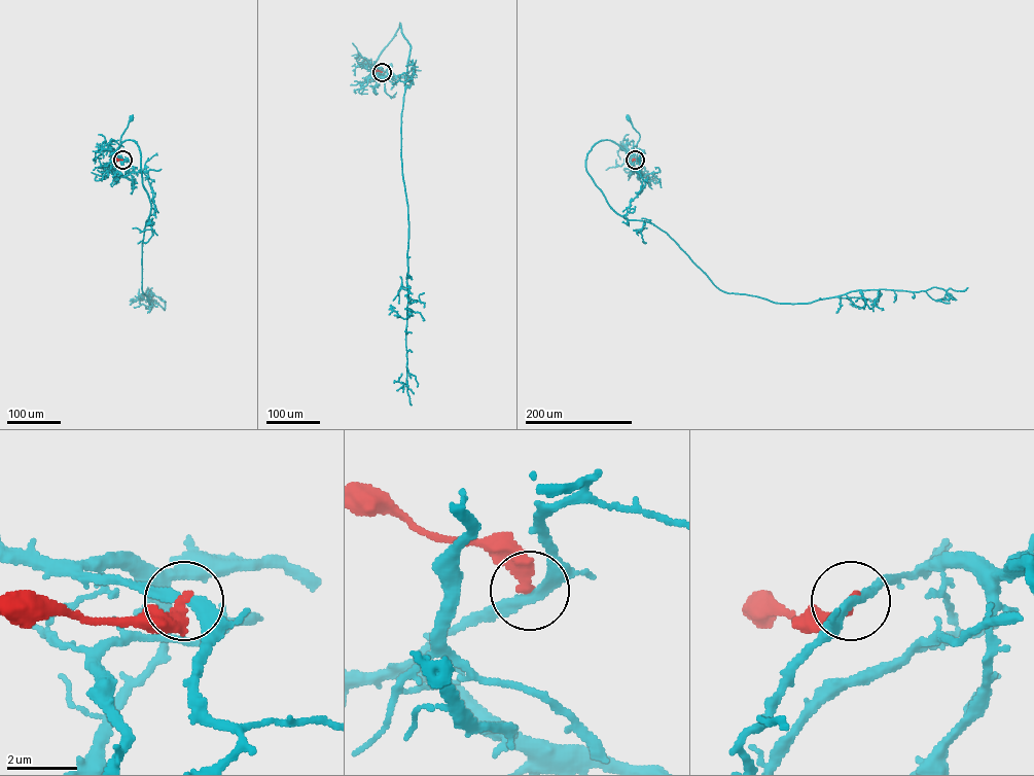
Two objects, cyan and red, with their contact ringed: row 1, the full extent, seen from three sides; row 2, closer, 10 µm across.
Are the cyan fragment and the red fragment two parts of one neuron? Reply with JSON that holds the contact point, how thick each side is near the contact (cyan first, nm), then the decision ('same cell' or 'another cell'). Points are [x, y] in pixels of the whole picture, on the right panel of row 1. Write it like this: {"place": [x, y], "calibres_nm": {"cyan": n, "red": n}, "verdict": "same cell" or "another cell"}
{"place": [635, 160], "calibres_nm": {"cyan": 320, "red": 240}, "verdict": "another cell"}

